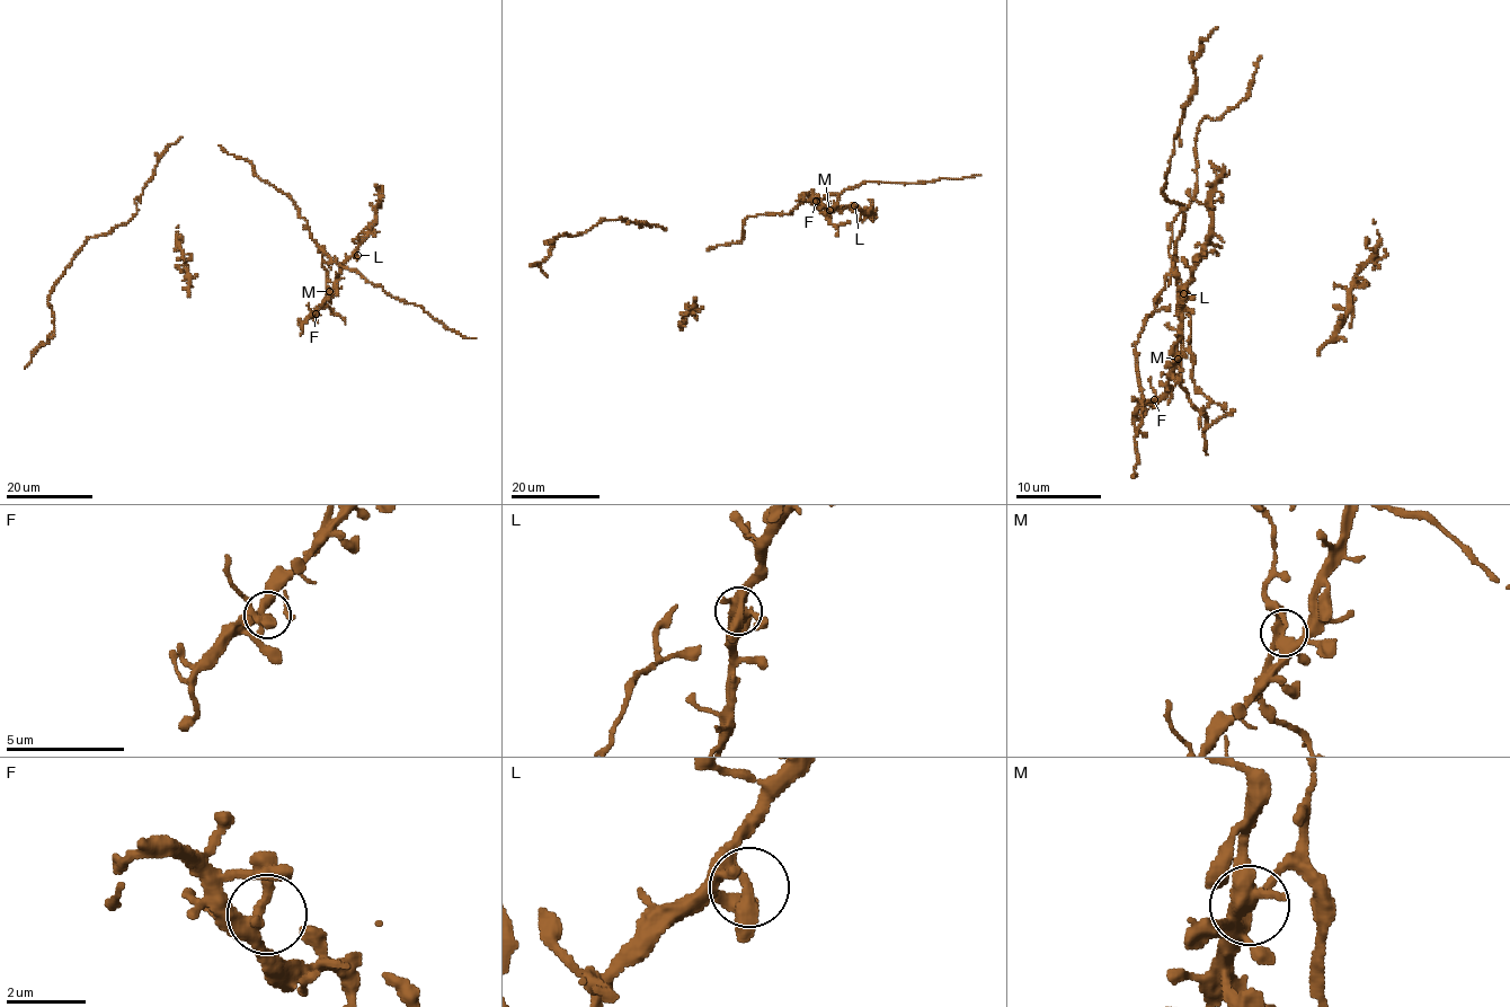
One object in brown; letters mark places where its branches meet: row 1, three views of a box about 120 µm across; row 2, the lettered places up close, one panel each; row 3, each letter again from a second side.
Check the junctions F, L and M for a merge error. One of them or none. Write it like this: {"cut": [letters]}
{"cut": ["M"]}

